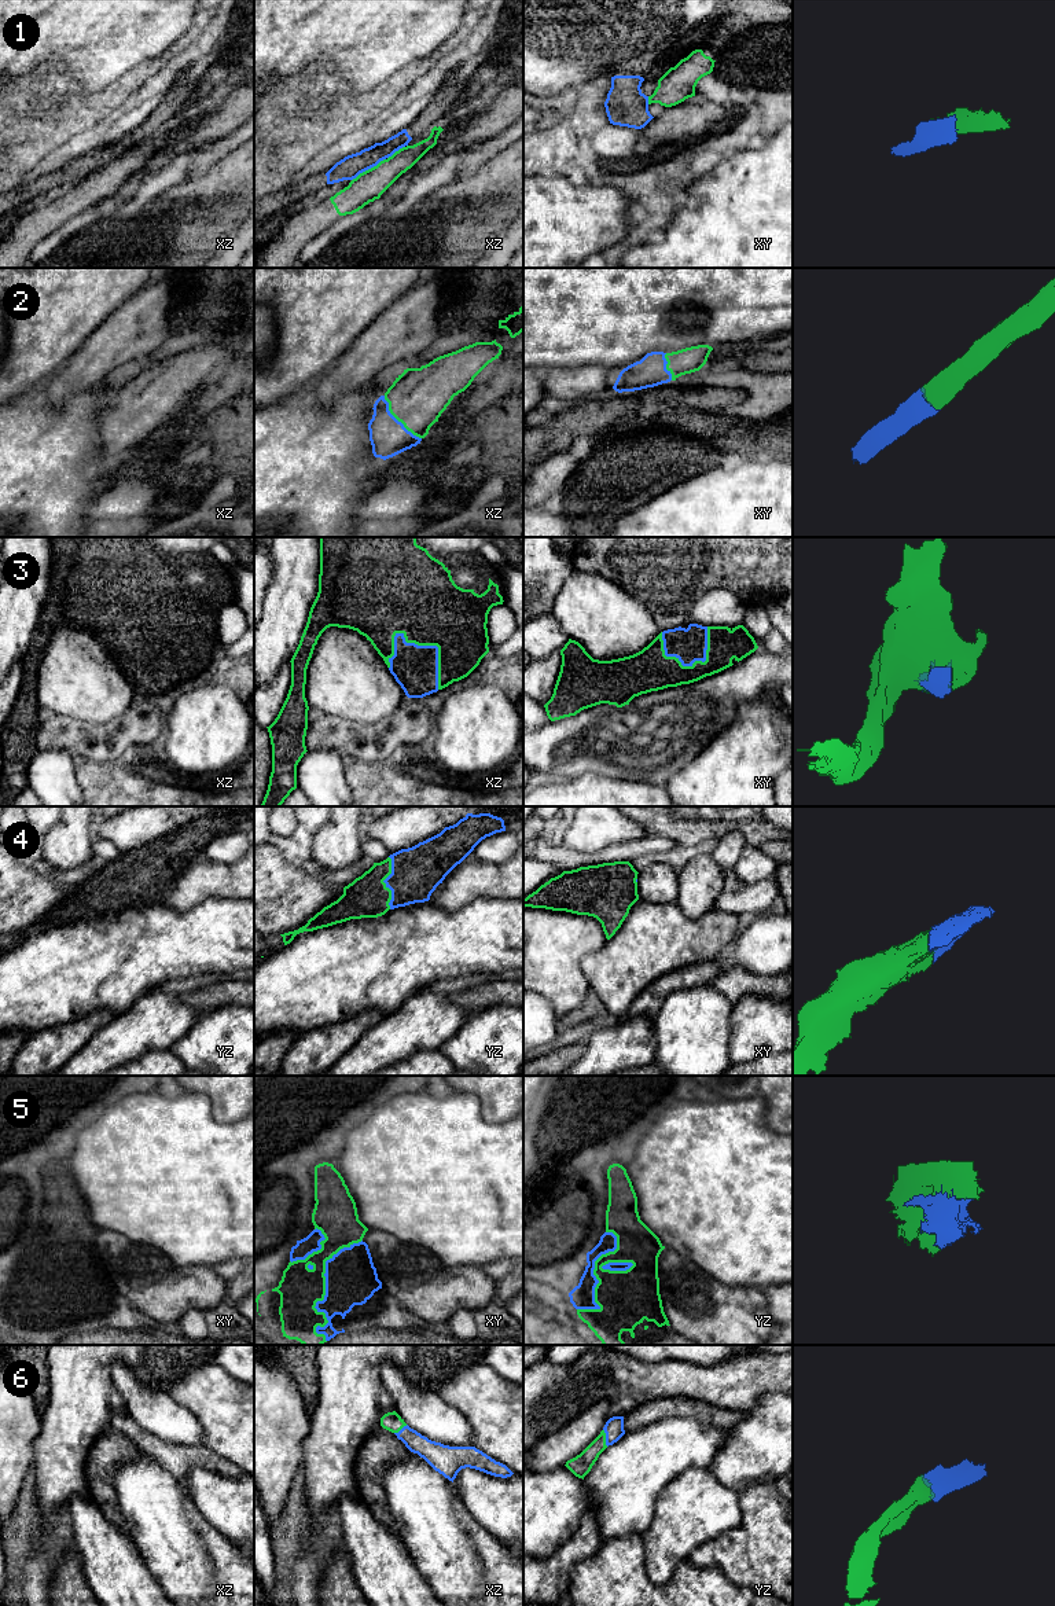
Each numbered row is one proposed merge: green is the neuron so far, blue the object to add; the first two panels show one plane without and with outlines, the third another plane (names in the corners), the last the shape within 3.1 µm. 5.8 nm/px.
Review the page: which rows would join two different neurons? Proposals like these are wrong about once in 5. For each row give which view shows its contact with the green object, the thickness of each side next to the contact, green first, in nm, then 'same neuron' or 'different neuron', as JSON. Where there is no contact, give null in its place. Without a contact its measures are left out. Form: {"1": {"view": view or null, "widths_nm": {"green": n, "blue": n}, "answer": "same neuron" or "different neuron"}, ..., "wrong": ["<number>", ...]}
{"1": {"view": "xz", "widths_nm": {"green": 180, "blue": 140}, "answer": "different neuron"}, "2": {"view": "xz", "widths_nm": {"green": 340, "blue": 220}, "answer": "same neuron"}, "3": {"view": "xz", "widths_nm": {"green": 420, "blue": 280}, "answer": "same neuron"}, "4": {"view": "yz", "widths_nm": {"green": 240, "blue": 300}, "answer": "same neuron"}, "5": {"view": "xy", "widths_nm": {"green": 240, "blue": 300}, "answer": "same neuron"}, "6": {"view": "yz", "widths_nm": {"green": 120, "blue": 110}, "answer": "same neuron"}, "wrong": ["1"]}

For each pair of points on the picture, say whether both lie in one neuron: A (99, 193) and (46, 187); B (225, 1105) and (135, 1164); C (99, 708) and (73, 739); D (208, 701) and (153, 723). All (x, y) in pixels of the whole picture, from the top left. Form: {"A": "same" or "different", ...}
{"A": "different", "B": "different", "C": "different", "D": "different"}

